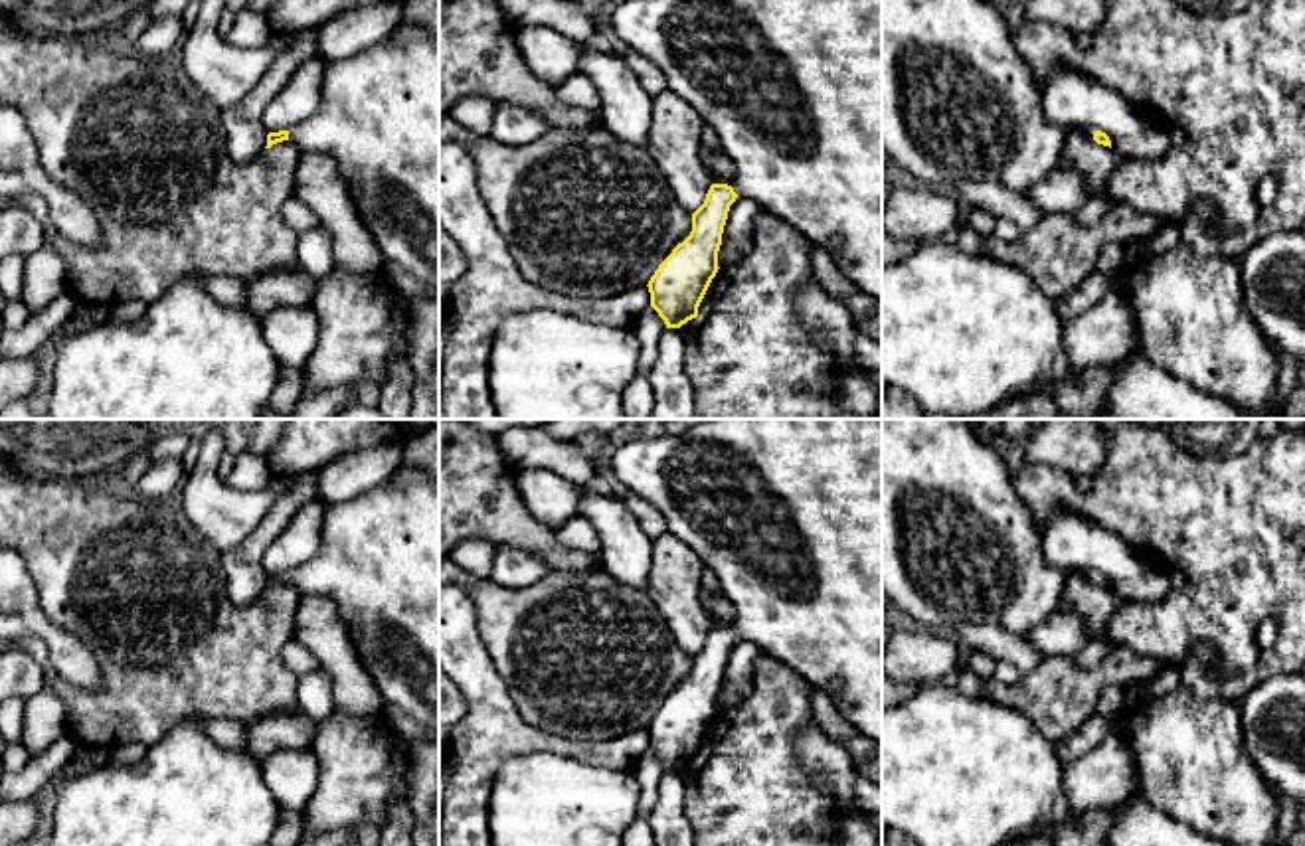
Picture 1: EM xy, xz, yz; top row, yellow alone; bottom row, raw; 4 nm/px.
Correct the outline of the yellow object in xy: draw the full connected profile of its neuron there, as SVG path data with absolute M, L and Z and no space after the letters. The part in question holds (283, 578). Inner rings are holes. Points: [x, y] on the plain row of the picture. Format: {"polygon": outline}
{"polygon": "M401 465L374 490L324 506L318 551L289 573L269 575L265 591L283 583L332 599L384 702L439 735L439 476Z"}

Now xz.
{"polygon": "M702 419L680 435L633 439L619 445L607 468L637 496L651 502L668 522L668 532L696 551L710 567L722 593L734 607L732 627L712 627L704 646L692 656L692 674L658 708L649 723L651 749L666 771L680 771L698 759L698 749L718 716L718 694L730 648L738 640L753 642L761 654L779 660L811 686L825 692L838 714L862 735L882 745L882 419Z"}

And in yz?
{"polygon": "M882 419L882 593L919 629L949 633L967 623L1024 634L1058 611L1072 577L1111 591L1101 573L1072 571L1046 561L1042 530L1018 498L1008 466L983 441L973 419Z"}

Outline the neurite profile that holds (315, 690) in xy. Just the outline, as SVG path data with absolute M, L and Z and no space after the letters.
M322 668L301 676L297 686L297 702L299 712L304 712L314 721L326 719L332 712L336 712L332 700L332 678Z

